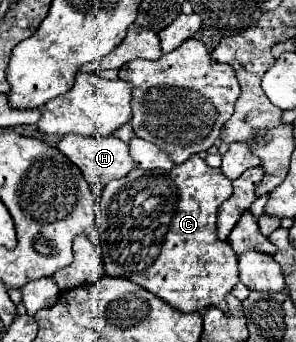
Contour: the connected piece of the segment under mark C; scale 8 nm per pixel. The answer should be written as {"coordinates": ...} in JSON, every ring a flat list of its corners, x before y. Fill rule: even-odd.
{"coordinates":[[200,155,190,157,182,165,174,165,172,171,164,175,140,175,138,169,132,169,126,177,114,179,104,187,100,195,102,223,88,237,98,253,102,253,106,275,134,281,178,311,190,313,216,305,226,313,224,295,240,281,238,257,230,249,228,241,220,241,216,237,216,213,230,193,232,181,224,177,220,169,206,165]]}

